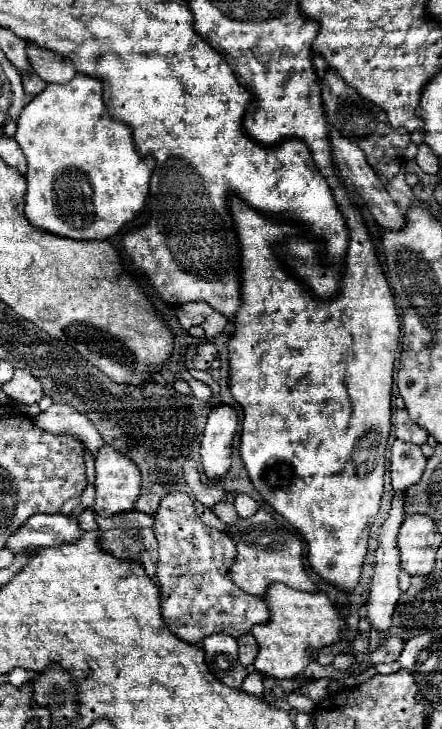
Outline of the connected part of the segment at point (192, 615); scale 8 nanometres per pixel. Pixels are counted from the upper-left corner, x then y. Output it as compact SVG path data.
M175 492L175 494L167 494L165 498L161 498L159 510L153 514L153 520L155 520L153 532L159 544L159 550L157 550L159 552L157 582L161 590L159 606L161 606L163 620L167 622L167 626L171 628L175 636L191 644L199 644L207 634L215 634L215 632L225 632L225 634L239 638L251 632L251 626L263 624L269 620L269 610L267 610L265 600L243 592L239 586L231 582L231 578L227 578L227 566L231 566L235 558L235 544L225 532L209 528L197 518L193 502L187 494Z

